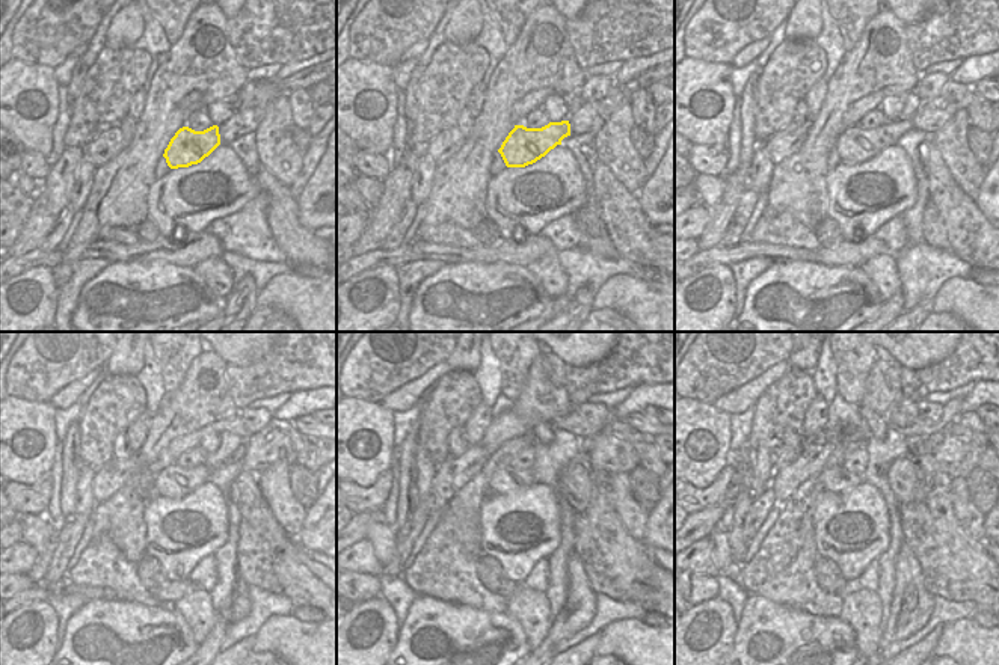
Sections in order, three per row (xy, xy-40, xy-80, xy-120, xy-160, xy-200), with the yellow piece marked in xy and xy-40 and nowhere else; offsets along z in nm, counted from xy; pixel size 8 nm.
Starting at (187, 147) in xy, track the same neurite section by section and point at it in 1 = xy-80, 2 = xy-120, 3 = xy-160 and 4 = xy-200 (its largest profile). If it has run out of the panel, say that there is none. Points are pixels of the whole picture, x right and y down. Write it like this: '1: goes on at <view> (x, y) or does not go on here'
1: goes on at xy-80 (854, 145)
2: goes on at xy-120 (174, 481)
3: goes on at xy-160 (506, 480)
4: goes on at xy-200 (836, 478)

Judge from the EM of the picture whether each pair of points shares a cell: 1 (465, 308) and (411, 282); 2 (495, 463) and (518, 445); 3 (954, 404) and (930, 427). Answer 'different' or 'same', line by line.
1: different
2: same
3: same

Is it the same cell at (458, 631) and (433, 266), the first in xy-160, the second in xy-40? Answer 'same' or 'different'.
different

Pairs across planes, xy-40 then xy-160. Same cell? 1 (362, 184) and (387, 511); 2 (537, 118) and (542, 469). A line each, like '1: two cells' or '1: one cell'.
1: two cells
2: two cells

